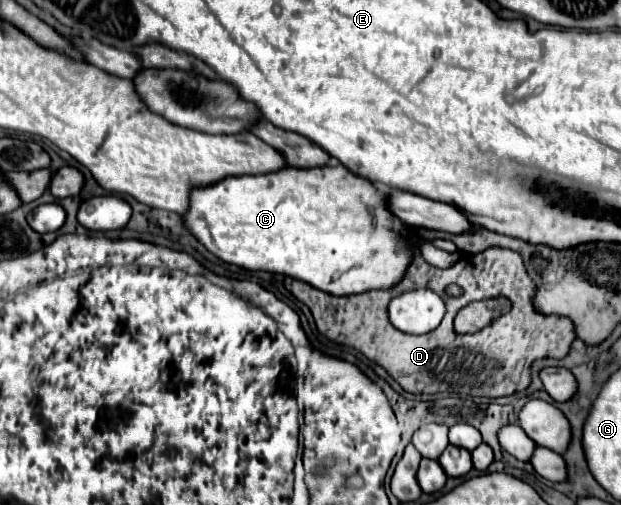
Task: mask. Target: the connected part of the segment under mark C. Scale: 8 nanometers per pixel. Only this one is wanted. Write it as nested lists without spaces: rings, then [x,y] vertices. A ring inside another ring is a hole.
[[[343,165],[293,169],[283,167],[273,173],[225,177],[213,185],[193,187],[189,207],[183,213],[189,233],[215,257],[249,271],[273,271],[303,279],[331,295],[355,295],[369,289],[387,289],[401,281],[411,261],[407,225],[385,207],[385,195],[367,179],[353,175]],[[375,201],[374,209],[369,203]]]

